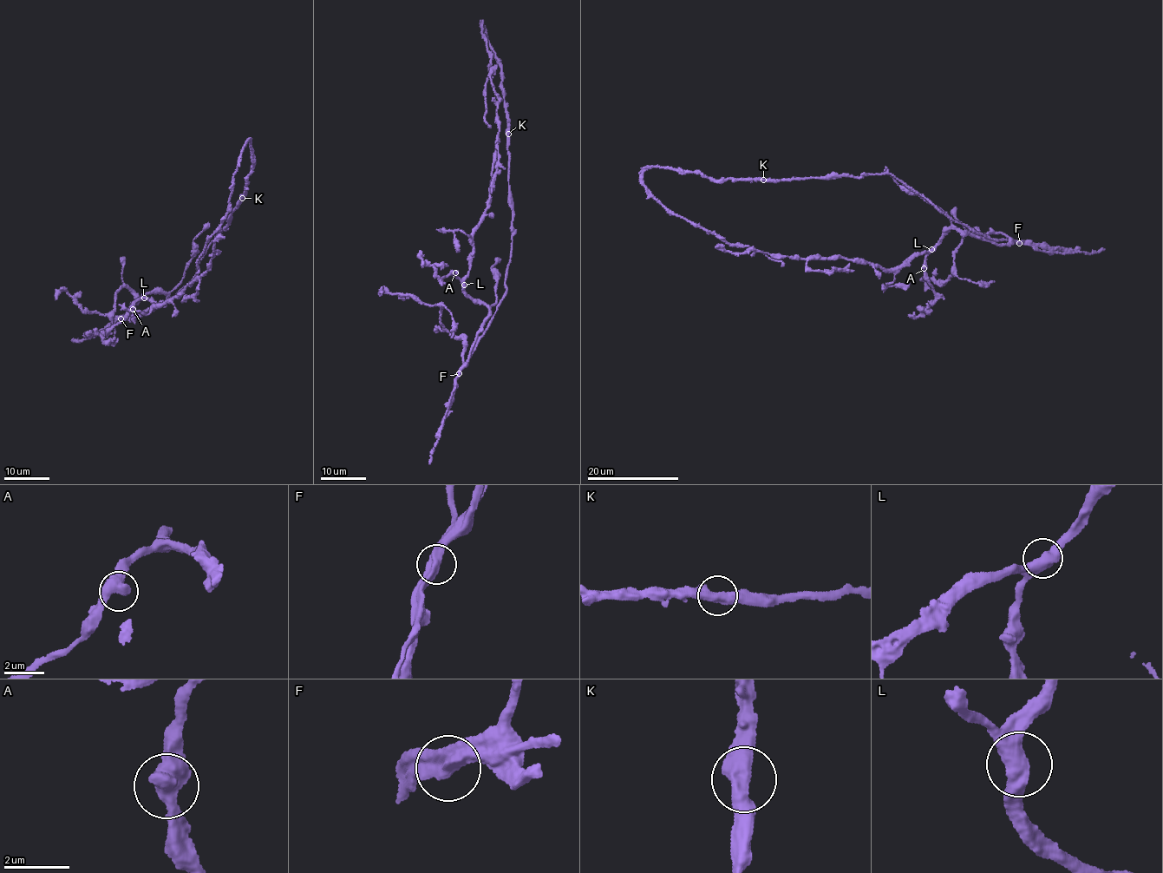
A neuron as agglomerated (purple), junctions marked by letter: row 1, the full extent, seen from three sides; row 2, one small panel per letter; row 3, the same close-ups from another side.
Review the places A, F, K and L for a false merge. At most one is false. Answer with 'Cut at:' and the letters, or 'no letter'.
Cut at: F

